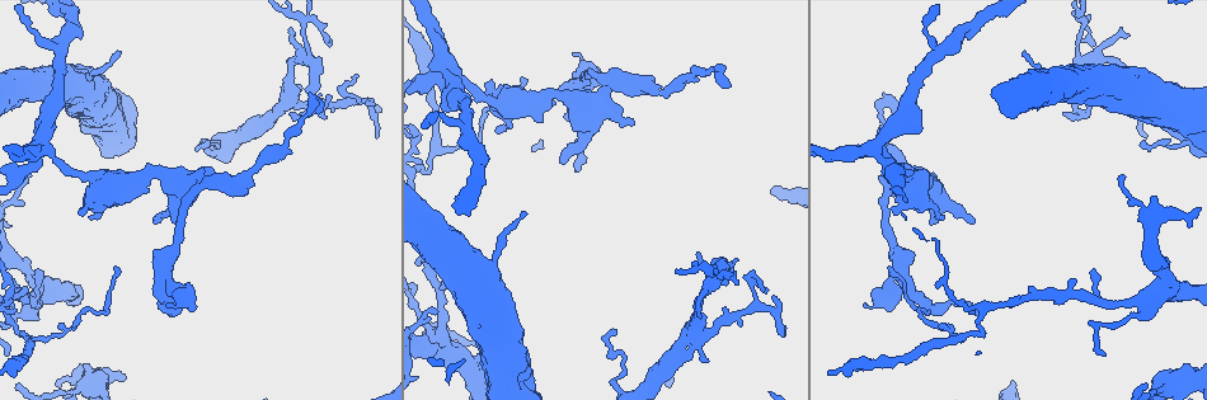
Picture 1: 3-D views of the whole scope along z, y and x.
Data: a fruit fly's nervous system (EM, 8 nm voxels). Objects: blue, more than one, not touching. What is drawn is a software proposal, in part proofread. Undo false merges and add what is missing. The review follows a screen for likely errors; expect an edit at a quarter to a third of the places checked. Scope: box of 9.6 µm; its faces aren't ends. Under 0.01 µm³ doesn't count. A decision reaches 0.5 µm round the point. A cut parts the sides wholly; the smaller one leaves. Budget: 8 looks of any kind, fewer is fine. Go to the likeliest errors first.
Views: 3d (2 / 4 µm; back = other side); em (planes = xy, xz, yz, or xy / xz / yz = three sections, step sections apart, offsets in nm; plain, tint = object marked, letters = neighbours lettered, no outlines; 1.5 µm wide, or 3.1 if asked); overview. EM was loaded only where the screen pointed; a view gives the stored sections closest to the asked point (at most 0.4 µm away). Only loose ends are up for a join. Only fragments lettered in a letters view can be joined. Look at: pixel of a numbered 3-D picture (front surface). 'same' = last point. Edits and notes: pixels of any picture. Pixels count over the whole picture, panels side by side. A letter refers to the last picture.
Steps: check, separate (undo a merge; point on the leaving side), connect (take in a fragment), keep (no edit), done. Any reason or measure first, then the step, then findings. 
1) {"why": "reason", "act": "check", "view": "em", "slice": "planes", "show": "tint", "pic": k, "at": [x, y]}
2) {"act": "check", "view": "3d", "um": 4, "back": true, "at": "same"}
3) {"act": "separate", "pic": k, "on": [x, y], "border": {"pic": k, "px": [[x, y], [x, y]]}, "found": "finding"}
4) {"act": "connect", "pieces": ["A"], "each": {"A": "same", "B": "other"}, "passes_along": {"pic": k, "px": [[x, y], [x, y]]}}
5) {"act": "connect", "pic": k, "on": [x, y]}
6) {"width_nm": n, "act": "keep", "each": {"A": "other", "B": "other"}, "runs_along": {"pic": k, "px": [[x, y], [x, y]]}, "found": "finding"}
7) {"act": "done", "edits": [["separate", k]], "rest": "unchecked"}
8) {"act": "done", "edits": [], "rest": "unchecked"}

{"why": "an open end", "act": "check", "view": "em", "slice": "yz", "step": 8, "show": "tint", "pic": 1, "at": [123, 381]}

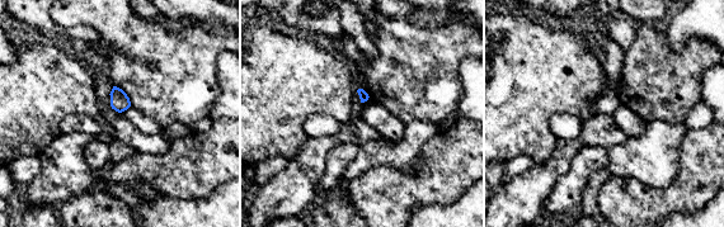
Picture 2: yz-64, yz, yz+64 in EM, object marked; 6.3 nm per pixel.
{"act": "check", "view": "em", "slice": "yz", "step": 8, "show": "letters", "at": "same"}

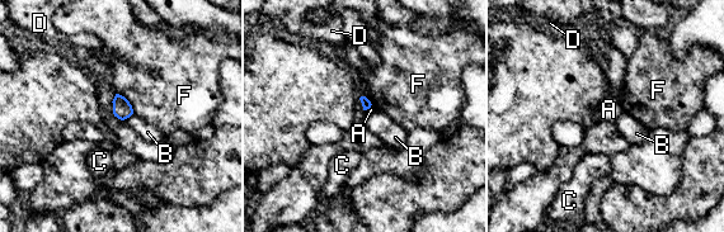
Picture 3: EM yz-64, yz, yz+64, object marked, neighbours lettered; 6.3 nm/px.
{"act": "keep", "each": {"A": "other", "B": "other", "C": "other", "D": "other", "F": "other"}, "border": {"pic": 3, "px": [[132, 113], [123, 121]]}, "found": "none of them fits"}

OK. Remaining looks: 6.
{"act": "check", "view": "em", "slice": "yz", "step": 4, "show": "letters", "pic": 1, "at": [756, 304]}

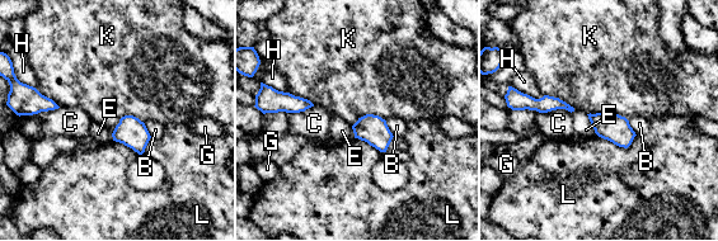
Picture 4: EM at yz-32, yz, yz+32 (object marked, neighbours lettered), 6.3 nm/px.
{"act": "keep", "each": {"B": "other", "C": "other", "E": "other", "G": "other", "H": "other", "K": "other", "L": "other"}, "found": "continuous, no second neuron"}

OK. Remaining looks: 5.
{"why": "an open end", "act": "check", "view": "em", "slice": "yz", "step": 8, "show": "tint", "pic": 1, "at": [629, 125]}

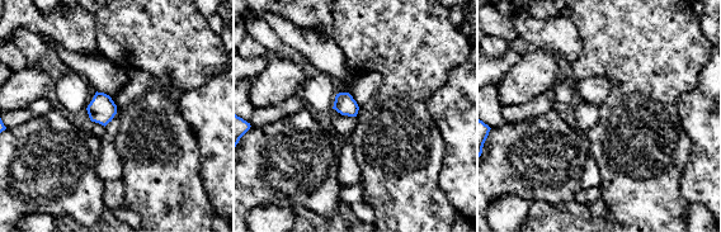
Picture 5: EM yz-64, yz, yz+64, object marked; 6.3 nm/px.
{"why": "another direction", "act": "check", "view": "em", "slice": "planes", "show": "letters", "at": "same"}

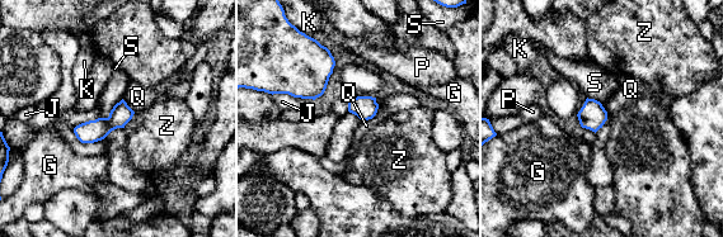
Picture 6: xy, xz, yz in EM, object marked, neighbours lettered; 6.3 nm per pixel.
{"act": "keep", "each": {"G": "other", "J": "other", "K": "other", "P": "other", "Q": "other", "S": "other", "Z": "other"}, "border": {"pic": 6, "px": [[587, 96], [606, 112], [596, 132]]}, "found": "no lettered fragment goes on from it"}

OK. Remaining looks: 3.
{"act": "done", "edits": [], "rest": "unchecked"}

